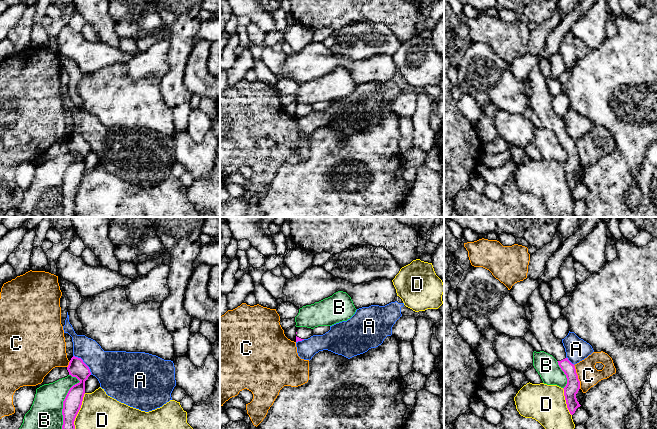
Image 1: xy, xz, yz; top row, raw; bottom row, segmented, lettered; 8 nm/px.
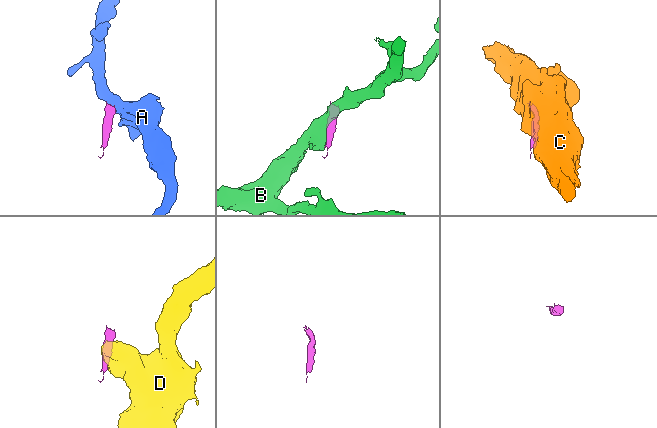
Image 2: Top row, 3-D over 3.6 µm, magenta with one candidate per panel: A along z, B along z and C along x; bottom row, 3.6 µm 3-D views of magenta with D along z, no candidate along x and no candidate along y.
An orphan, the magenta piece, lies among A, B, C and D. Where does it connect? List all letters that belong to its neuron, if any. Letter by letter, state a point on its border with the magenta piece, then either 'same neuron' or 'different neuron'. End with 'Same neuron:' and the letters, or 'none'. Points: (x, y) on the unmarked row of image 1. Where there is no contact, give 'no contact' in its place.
A: xy (84, 139) | different neuron
B: xy (63, 181) | different neuron
C: yz (577, 153) | different neuron
D: xy (75, 193) | different neuron
Same neuron: none

